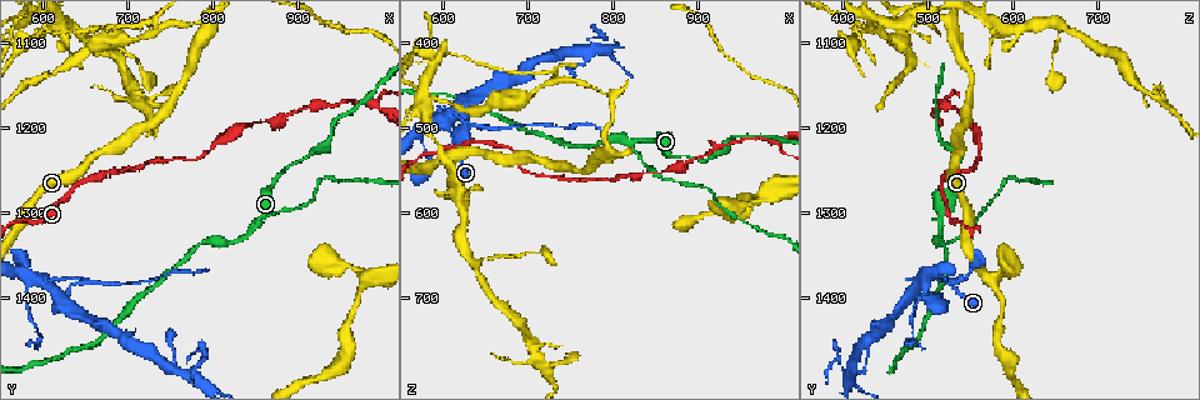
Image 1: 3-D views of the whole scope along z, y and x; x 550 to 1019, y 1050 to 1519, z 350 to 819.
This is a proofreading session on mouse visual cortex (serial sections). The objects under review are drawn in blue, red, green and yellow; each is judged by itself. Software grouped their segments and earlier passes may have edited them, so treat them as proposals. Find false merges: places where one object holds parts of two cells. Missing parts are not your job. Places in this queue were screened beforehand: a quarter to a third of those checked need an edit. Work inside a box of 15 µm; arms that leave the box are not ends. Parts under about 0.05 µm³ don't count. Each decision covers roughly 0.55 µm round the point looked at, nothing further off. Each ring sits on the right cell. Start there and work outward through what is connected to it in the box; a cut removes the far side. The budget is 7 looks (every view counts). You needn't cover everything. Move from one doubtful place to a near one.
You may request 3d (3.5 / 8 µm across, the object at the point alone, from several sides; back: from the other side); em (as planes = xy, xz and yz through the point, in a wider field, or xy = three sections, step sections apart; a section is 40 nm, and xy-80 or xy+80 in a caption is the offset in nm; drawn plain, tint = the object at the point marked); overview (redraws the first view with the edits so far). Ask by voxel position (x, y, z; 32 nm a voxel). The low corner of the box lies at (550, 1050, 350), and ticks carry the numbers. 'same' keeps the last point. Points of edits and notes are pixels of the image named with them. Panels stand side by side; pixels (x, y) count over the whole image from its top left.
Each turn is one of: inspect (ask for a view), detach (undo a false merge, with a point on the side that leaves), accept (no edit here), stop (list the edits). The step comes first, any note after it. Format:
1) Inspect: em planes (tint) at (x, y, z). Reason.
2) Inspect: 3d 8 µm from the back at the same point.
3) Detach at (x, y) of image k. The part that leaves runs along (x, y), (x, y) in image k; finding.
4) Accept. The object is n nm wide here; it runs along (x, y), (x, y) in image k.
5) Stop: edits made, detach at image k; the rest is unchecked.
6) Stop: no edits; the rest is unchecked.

Inspect: em planes (tint) at (735, 1085, 445). Four or more arms meet.

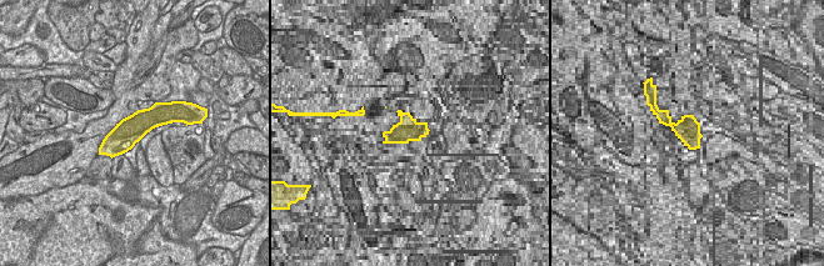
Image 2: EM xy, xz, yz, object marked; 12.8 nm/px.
Inspect: 3d 3.5 µm at the same point.

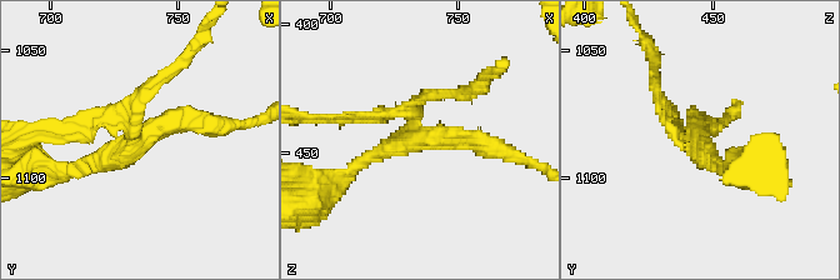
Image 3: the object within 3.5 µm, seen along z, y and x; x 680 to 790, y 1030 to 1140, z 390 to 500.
Detach at (660, 99) of image 3. 4 arms meet here; the arms are 150, 150, 200, 250 nm wide; the part that leaves runs along (133, 136), (125, 121), (33, 129) in image 3; a second cell is stuck on.

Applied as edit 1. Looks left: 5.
Inspect: 3d 3.5 µm at (775, 1470, 395). Sharp bend.

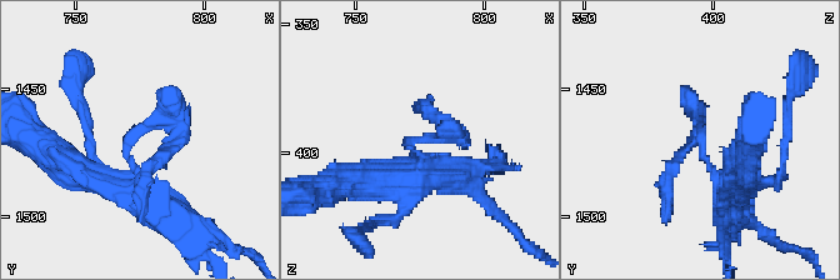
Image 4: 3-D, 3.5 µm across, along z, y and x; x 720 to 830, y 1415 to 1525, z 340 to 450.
Inspect: em xy step 3 (tint) at (776, 1466, 396). Now the EM.

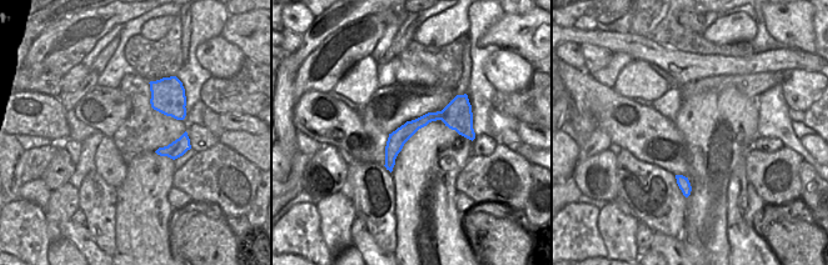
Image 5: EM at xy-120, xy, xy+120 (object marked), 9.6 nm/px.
Accept. It runs along (730, 191), (704, 156), (698, 119), (681, 153) in image 4; continuous, no second cell.

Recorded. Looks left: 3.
Inspect: 3d 3.5 µm at (825, 1335, 515). A fork.

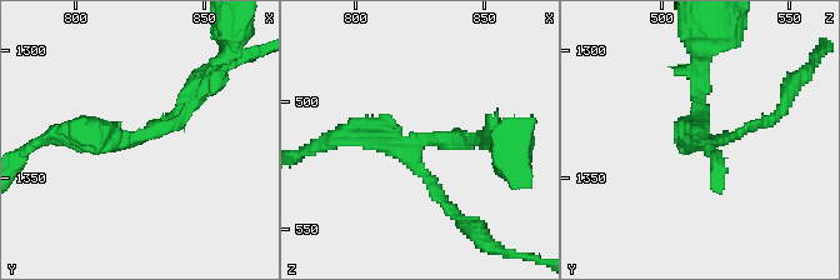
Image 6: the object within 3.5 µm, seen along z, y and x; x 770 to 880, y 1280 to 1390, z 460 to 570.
Inspect: em planes (tint) at (824, 1335, 517).

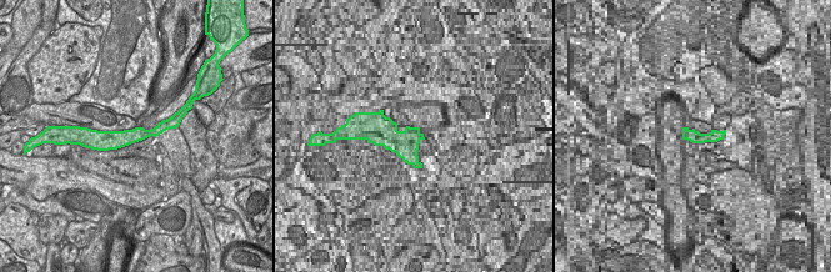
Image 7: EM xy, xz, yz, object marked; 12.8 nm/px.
Accept. 3 arms meet here; it runs along (205, 91), (155, 134), (60, 134) in image 6; all the same cell.

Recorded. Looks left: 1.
Stop: edits made, detach at image 3; the rest is unchecked.

